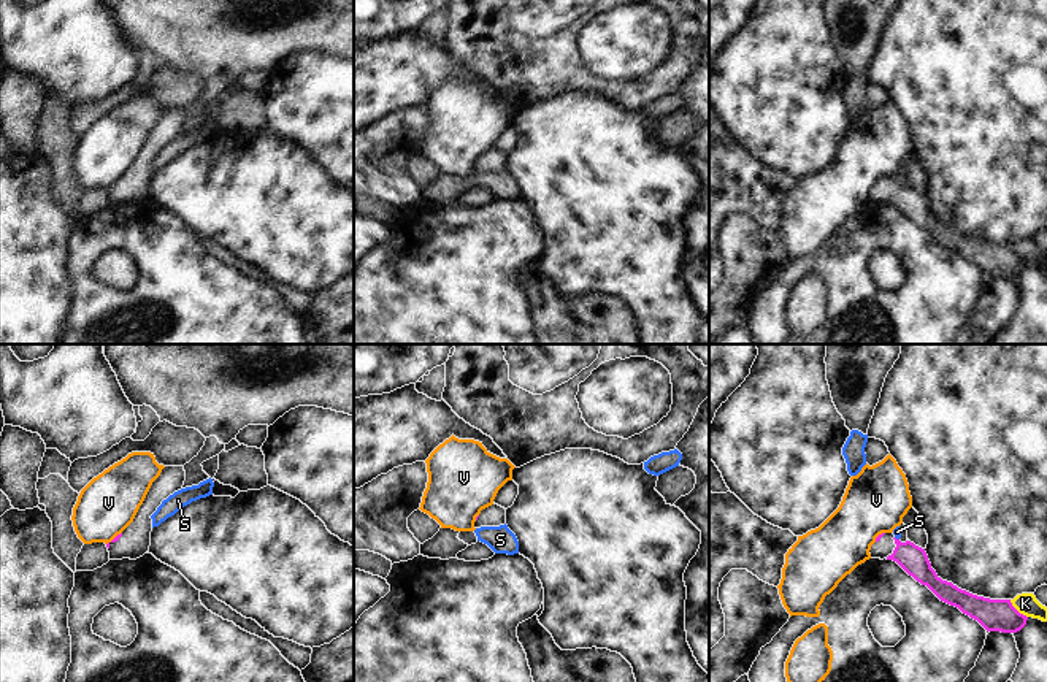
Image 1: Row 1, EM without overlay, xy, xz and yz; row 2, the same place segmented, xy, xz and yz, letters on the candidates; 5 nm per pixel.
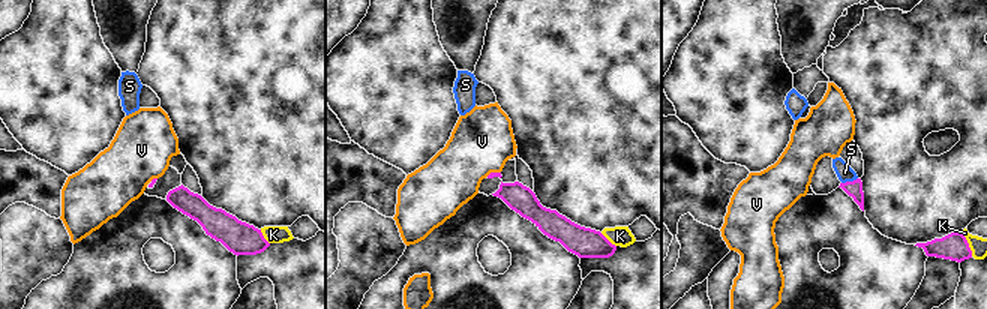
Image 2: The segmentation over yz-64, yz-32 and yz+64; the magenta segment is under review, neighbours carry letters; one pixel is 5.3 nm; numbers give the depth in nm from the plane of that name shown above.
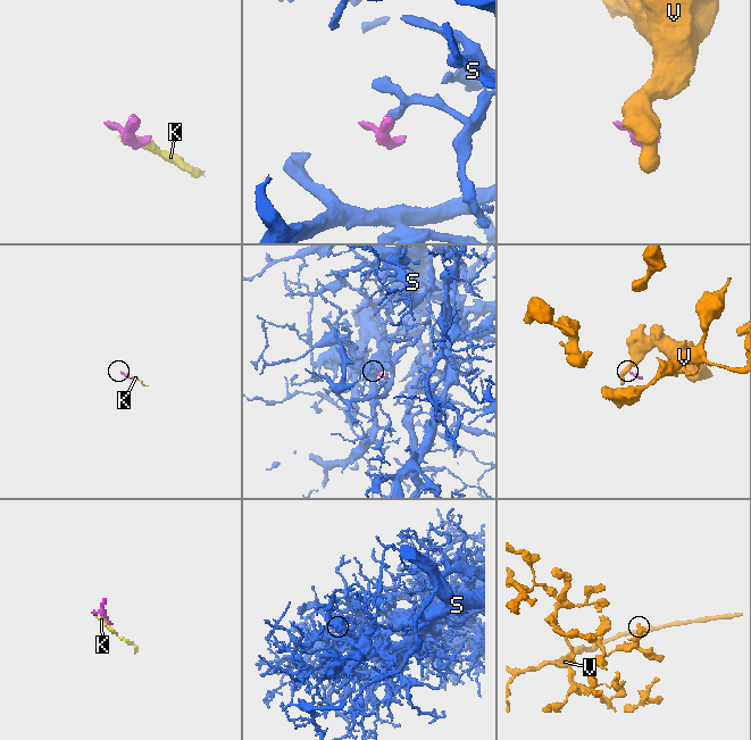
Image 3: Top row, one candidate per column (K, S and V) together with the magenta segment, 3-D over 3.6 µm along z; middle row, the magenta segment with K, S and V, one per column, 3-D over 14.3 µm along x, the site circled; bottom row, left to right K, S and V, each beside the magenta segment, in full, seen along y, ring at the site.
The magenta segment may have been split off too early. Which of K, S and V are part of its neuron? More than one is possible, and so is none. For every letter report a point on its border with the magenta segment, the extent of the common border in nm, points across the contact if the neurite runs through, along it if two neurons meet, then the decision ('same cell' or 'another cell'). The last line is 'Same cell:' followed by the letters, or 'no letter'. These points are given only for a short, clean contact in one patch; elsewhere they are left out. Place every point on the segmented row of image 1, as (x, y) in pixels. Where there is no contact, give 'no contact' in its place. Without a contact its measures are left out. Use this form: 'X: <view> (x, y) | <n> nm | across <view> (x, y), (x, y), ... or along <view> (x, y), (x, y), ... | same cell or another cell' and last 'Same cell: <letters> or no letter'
K: yz (1016, 609) | 130 nm | along yz (1009, 600), (1027, 617) | another cell
S: yz (895, 538) | 30 nm | along yz (895, 536), (898, 540) | another cell
V: xy (115, 538) | 100 nm | along xy (121, 532), (107, 544) | another cell
Same cell: no letter

